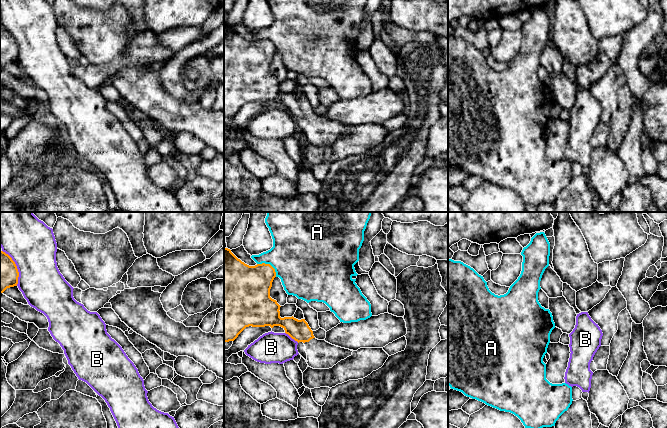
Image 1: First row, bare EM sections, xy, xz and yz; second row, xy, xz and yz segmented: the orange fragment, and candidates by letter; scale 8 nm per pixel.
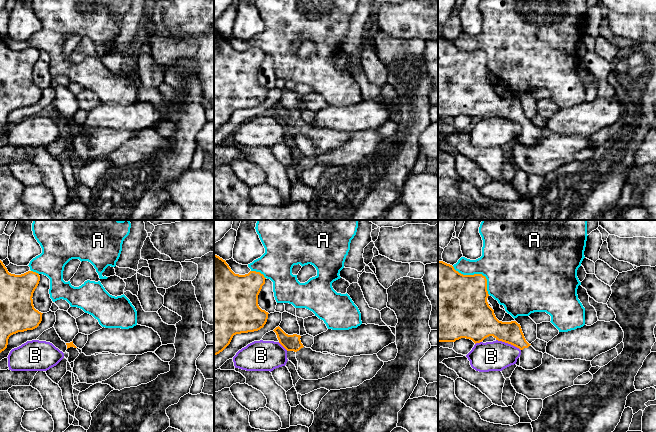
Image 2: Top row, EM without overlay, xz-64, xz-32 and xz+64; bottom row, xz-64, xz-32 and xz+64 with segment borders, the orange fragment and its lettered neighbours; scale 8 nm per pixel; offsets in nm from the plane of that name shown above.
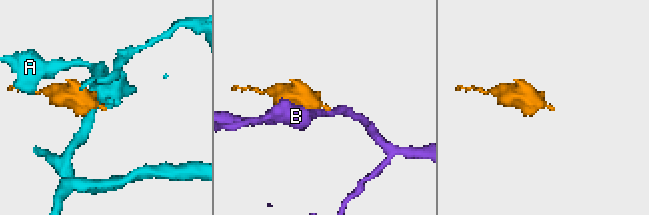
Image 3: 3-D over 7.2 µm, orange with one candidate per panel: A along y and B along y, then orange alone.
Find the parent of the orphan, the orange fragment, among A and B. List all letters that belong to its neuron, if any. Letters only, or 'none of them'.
none of them

